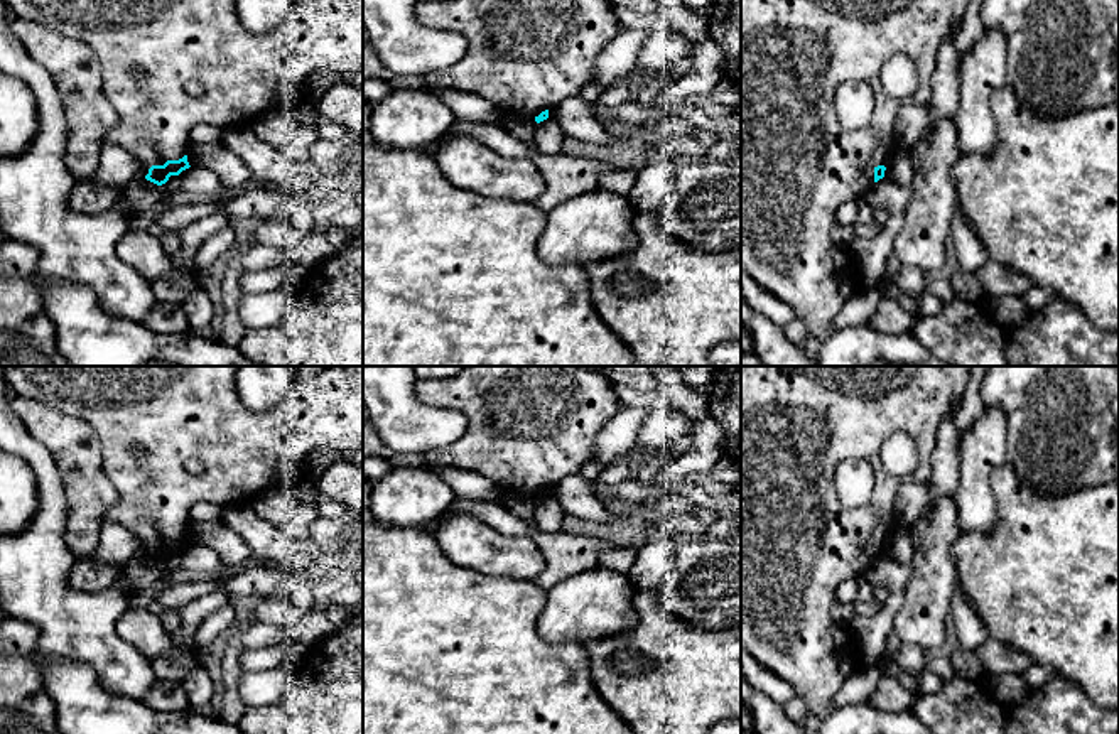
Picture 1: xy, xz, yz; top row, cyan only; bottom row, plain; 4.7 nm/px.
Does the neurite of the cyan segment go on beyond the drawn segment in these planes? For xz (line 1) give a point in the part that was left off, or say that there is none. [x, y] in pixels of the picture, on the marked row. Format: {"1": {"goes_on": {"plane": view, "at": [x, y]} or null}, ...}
{"1": {"goes_on": {"plane": "xz", "at": [525, 56]}}}

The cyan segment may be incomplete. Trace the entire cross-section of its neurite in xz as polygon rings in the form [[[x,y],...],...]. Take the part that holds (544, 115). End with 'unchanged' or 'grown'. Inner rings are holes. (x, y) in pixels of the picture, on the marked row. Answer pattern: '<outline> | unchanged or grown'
[[[417,0],[414,13],[425,27],[464,35],[469,44],[464,59],[420,76],[397,74],[380,59],[363,24],[363,79],[381,79],[392,89],[441,88],[478,94],[498,110],[537,123],[592,83],[597,56],[623,30],[609,0]]] | grown

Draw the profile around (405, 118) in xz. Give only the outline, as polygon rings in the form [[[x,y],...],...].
[[[392,89],[373,105],[375,143],[390,148],[424,148],[444,137],[456,116],[437,96],[424,89]]]

